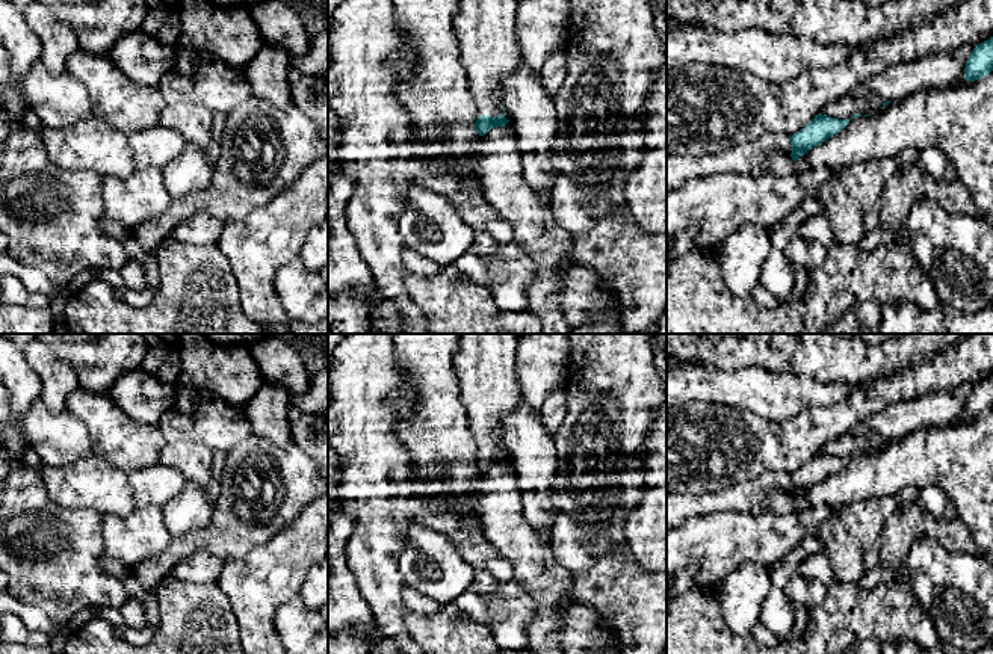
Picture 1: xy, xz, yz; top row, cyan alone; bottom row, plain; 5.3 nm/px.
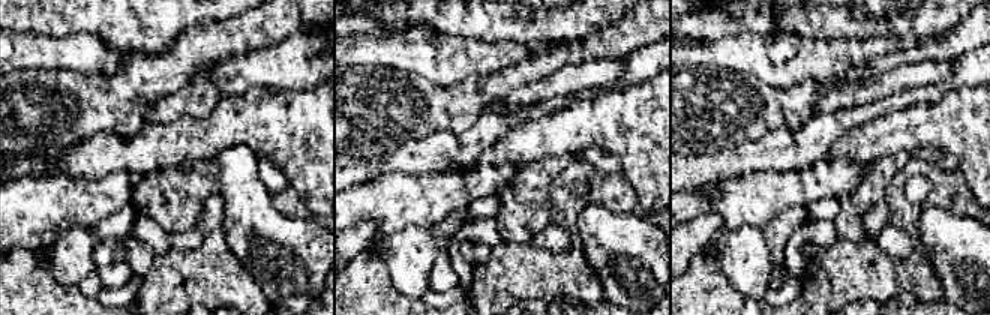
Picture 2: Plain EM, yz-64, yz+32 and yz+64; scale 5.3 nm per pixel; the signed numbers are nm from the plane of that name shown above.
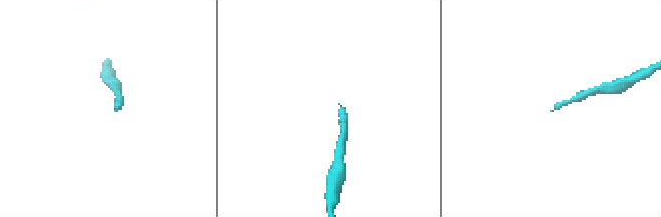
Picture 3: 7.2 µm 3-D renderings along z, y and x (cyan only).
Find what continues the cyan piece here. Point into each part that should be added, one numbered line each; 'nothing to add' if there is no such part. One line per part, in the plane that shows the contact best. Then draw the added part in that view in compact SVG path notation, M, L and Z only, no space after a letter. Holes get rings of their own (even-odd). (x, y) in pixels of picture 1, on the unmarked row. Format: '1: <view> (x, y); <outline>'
1: xz (485, 364); M461 334L455 356L461 402L467 409L470 430L476 440L478 455L497 455L503 449L505 427L502 415L521 400L517 382L517 349L521 334Z

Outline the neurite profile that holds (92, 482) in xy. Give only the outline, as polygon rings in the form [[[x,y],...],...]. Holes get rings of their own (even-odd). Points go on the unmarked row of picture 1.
[[[95,453],[67,467],[42,467],[39,471],[47,494],[63,507],[116,517],[136,509],[128,476]]]

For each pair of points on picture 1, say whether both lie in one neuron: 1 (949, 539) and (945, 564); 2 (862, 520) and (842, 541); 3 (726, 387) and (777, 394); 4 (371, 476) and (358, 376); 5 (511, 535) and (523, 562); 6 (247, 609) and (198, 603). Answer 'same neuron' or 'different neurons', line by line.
1: different neurons
2: same neuron
3: same neuron
4: same neuron
5: same neuron
6: different neurons

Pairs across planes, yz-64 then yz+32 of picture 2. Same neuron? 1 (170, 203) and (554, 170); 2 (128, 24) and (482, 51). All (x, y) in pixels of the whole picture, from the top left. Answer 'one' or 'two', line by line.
1: one
2: two

